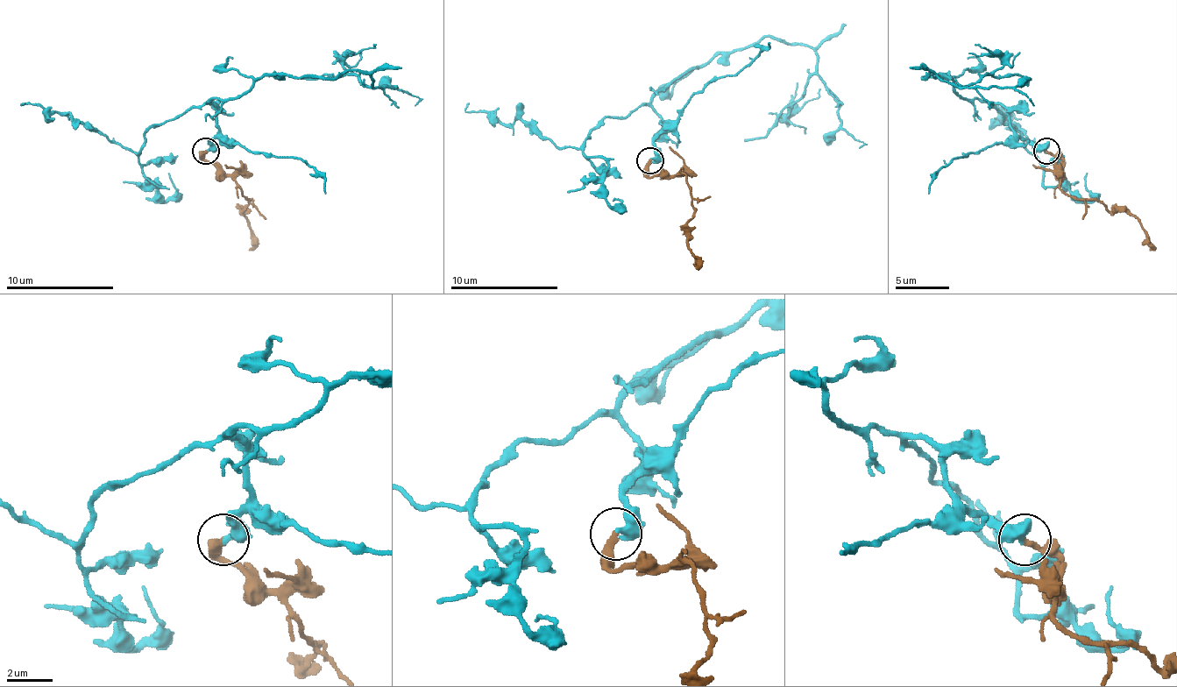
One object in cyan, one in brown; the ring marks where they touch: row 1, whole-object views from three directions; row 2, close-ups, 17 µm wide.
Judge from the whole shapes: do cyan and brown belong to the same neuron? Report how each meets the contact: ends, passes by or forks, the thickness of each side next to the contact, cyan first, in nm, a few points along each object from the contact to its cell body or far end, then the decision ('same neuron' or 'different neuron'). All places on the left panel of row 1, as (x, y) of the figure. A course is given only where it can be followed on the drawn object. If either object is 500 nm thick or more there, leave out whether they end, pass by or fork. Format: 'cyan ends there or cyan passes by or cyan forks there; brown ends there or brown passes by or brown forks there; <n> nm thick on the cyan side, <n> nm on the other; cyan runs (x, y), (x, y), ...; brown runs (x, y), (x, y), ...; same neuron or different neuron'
cyan forks there; brown ends there; 240 nm thick on the cyan side, 260 nm on the other; cyan runs (206, 150), (217, 131), (206, 102), (265, 75), (362, 69), (365, 86), (343, 64), (375, 43); brown runs (206, 150), (206, 161), (215, 161), (241, 187), (249, 207), (244, 212), (255, 250); same neuron

